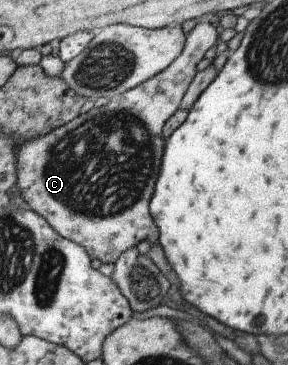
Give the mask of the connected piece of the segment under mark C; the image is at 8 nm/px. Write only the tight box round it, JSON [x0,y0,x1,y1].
[16,23,220,264]

